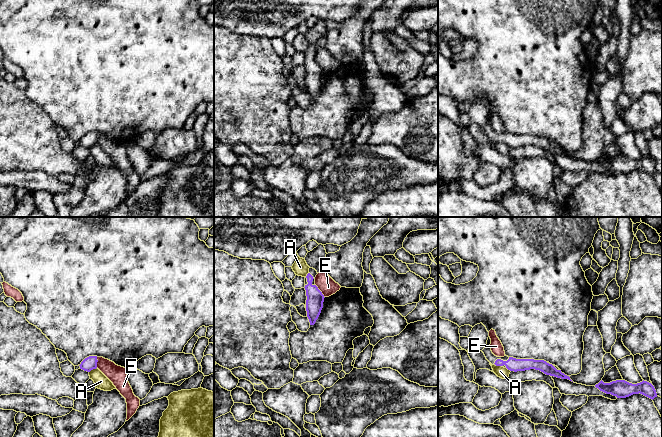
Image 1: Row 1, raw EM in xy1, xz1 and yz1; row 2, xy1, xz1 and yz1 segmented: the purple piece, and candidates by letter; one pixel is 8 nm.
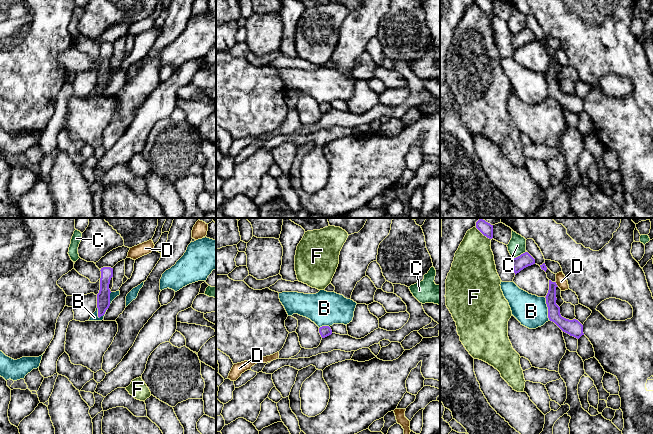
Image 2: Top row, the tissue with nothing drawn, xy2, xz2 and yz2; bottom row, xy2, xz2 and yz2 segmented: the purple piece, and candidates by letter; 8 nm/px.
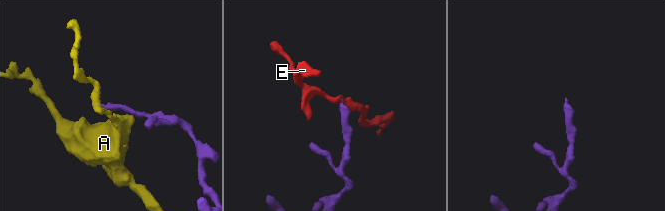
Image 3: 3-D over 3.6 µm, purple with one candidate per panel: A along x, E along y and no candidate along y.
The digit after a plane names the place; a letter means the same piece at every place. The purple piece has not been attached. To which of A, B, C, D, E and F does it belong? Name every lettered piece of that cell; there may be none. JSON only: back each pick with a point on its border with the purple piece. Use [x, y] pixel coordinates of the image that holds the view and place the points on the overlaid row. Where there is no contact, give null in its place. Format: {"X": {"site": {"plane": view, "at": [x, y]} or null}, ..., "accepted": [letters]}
{"accepted": []}

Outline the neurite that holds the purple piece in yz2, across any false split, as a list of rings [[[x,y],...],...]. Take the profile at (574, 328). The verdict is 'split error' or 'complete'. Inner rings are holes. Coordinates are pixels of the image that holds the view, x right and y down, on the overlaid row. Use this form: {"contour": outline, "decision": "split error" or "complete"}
{"contour": [[[549,280],[549,290],[546,295],[548,318],[554,322],[563,332],[579,339],[583,333],[583,325],[576,319],[569,320],[561,316],[560,307],[556,304],[556,282]]], "decision": "complete"}

